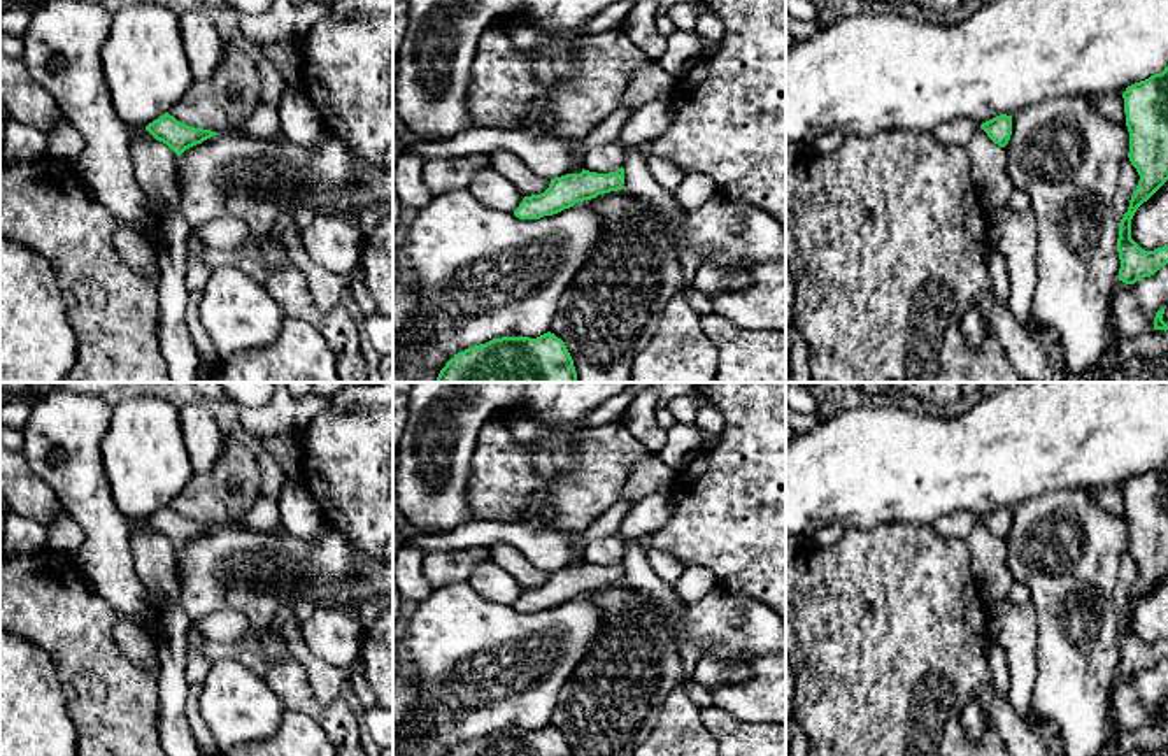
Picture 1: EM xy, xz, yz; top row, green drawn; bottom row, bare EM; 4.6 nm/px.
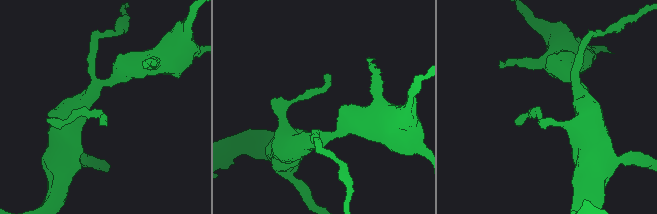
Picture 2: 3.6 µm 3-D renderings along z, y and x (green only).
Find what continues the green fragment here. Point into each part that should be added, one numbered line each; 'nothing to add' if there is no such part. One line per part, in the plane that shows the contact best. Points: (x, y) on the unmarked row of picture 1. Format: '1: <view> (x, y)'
nothing to add

